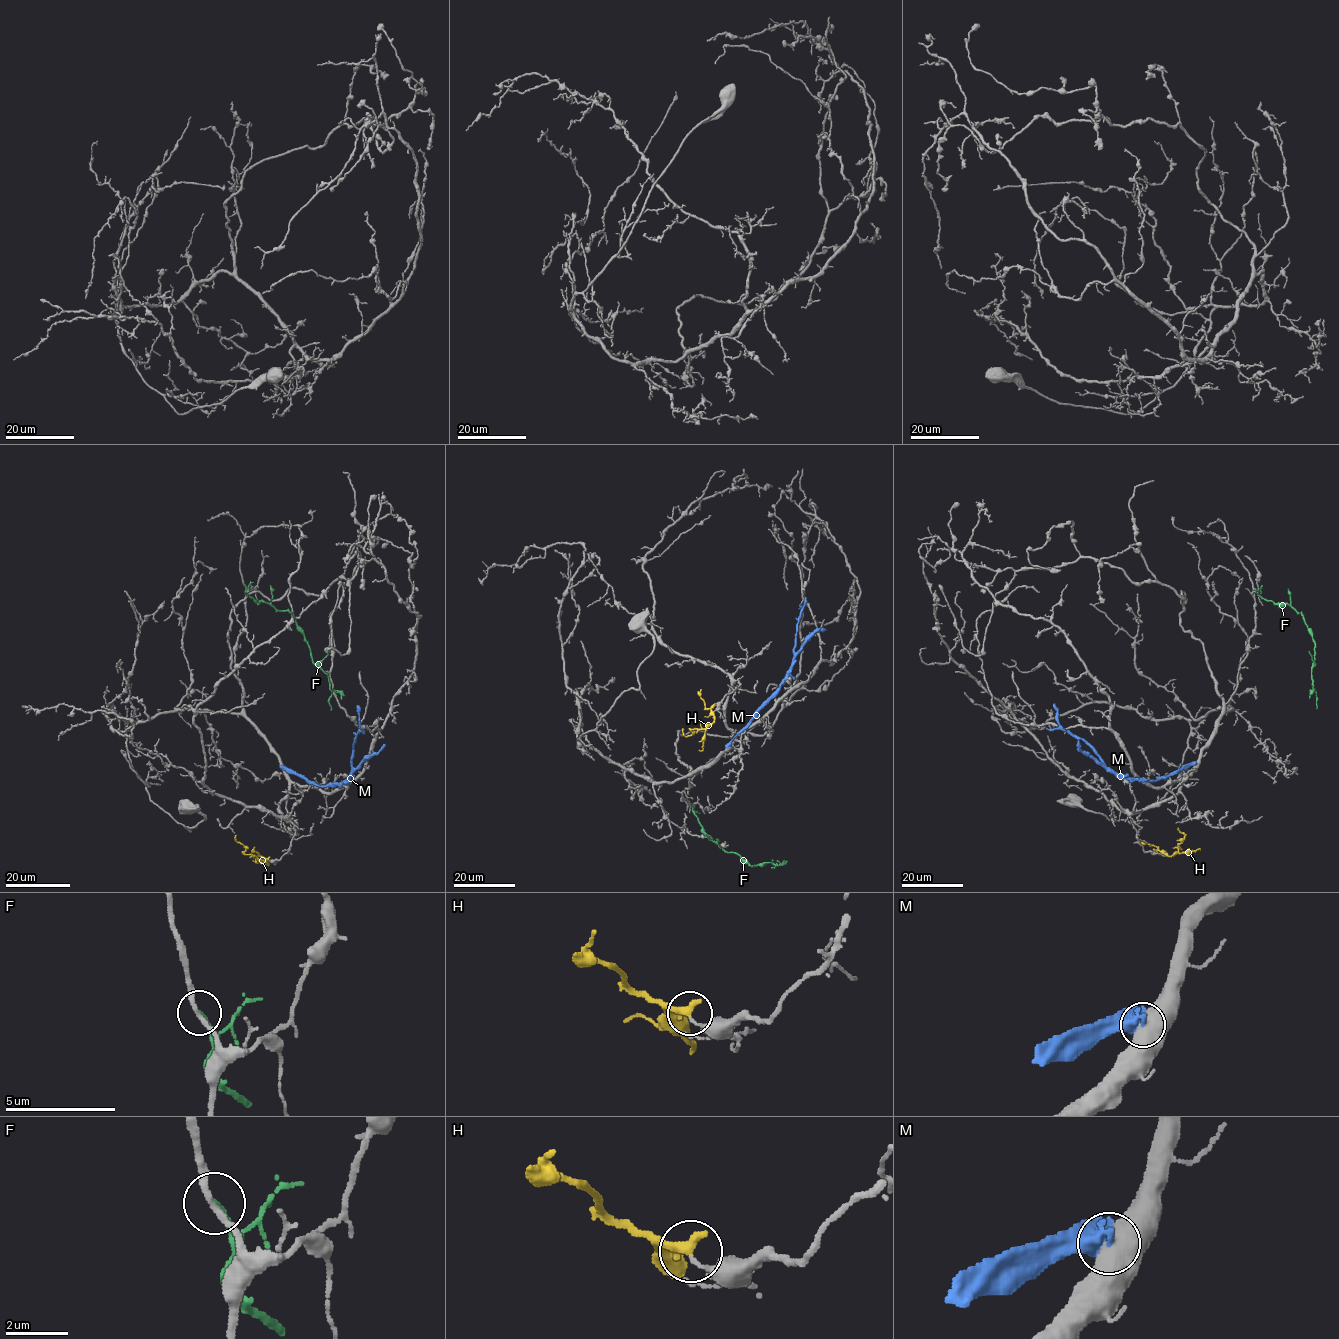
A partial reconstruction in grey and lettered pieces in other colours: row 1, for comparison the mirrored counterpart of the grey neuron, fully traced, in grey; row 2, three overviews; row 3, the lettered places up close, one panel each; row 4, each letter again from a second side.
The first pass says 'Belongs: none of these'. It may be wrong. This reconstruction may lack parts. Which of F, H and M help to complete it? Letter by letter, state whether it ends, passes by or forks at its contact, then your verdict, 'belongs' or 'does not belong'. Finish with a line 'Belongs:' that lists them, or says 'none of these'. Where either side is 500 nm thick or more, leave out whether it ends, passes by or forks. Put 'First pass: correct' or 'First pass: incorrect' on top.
First pass: correct
F: it ends | does not belong
H: it ends | does not belong
M: does not belong
Belongs: none of these

